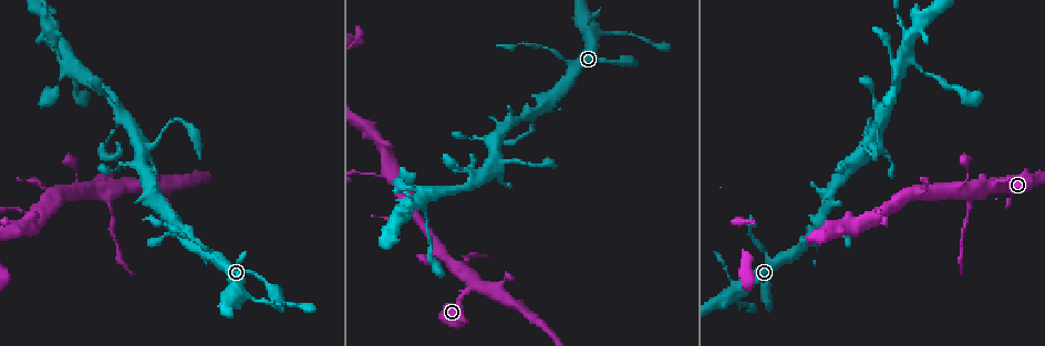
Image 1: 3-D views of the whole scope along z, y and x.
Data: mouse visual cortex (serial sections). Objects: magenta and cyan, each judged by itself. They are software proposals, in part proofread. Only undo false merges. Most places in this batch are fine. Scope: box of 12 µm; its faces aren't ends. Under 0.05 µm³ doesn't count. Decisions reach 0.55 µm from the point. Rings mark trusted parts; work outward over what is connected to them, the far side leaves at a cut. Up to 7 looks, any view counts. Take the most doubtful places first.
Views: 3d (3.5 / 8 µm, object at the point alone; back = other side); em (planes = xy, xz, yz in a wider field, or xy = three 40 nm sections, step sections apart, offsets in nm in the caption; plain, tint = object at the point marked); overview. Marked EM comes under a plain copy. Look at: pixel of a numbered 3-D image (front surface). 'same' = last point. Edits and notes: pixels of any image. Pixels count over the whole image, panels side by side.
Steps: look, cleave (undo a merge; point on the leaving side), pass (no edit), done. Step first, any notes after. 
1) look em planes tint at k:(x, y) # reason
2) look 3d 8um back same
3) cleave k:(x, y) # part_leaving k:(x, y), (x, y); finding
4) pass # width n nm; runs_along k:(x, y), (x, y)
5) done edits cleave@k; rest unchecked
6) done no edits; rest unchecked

look 3d 3.5um at 1:(533, 112) # branch point

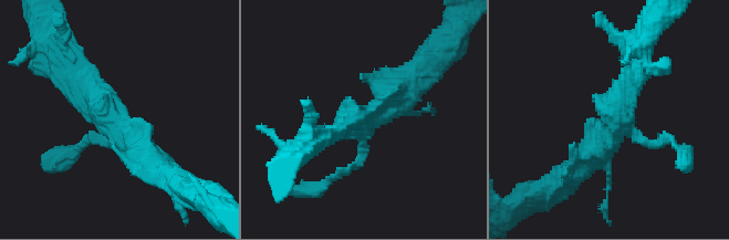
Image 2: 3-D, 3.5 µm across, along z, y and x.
pass # runs_along 2:(160, 170), (102, 112), (75, 68); one cell here

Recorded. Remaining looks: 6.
look 3d 3.5um at 1:(139, 145) # three arms meet

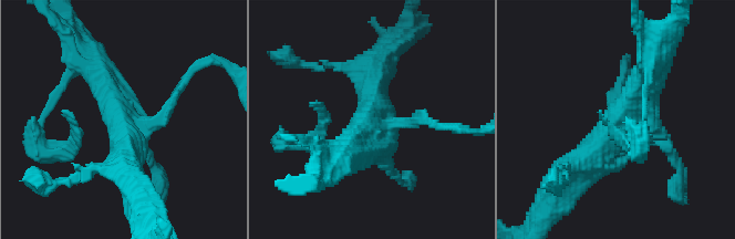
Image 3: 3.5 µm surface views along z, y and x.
look em xy step 1 tint at 3:(620, 121) # shape alone is not enough

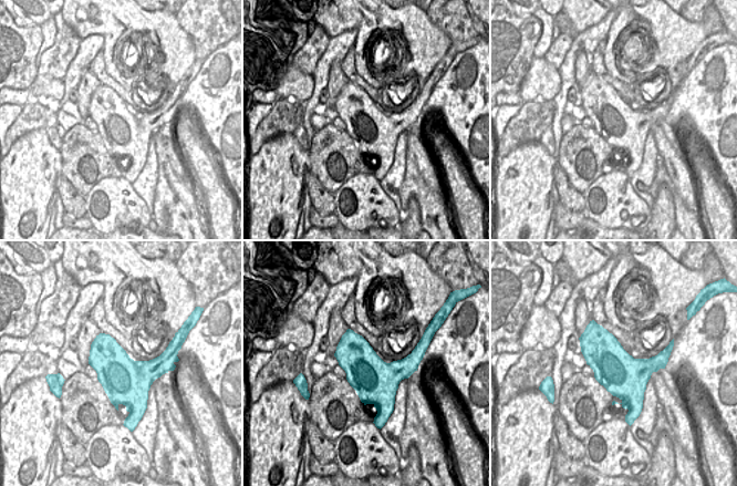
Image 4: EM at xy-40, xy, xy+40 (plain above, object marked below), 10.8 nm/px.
pass # runs_along 3:(567, 176), (627, 115), (654, 61); one cell here

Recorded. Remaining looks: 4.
look em xy step 5 tint at 1:(55, 86) # a narrow waist

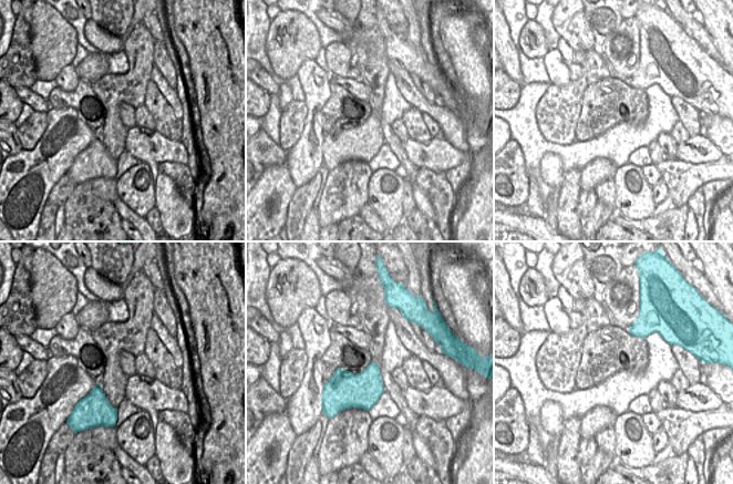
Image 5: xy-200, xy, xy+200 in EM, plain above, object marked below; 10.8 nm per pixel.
look 3d 3.5um same # wider look

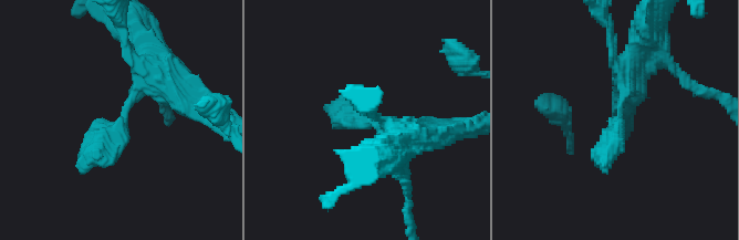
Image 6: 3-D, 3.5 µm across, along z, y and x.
pass # runs_along 6:(169, 83), (132, 96), (81, 174); all the same cell

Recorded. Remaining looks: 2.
done no edits; rest unchecked

